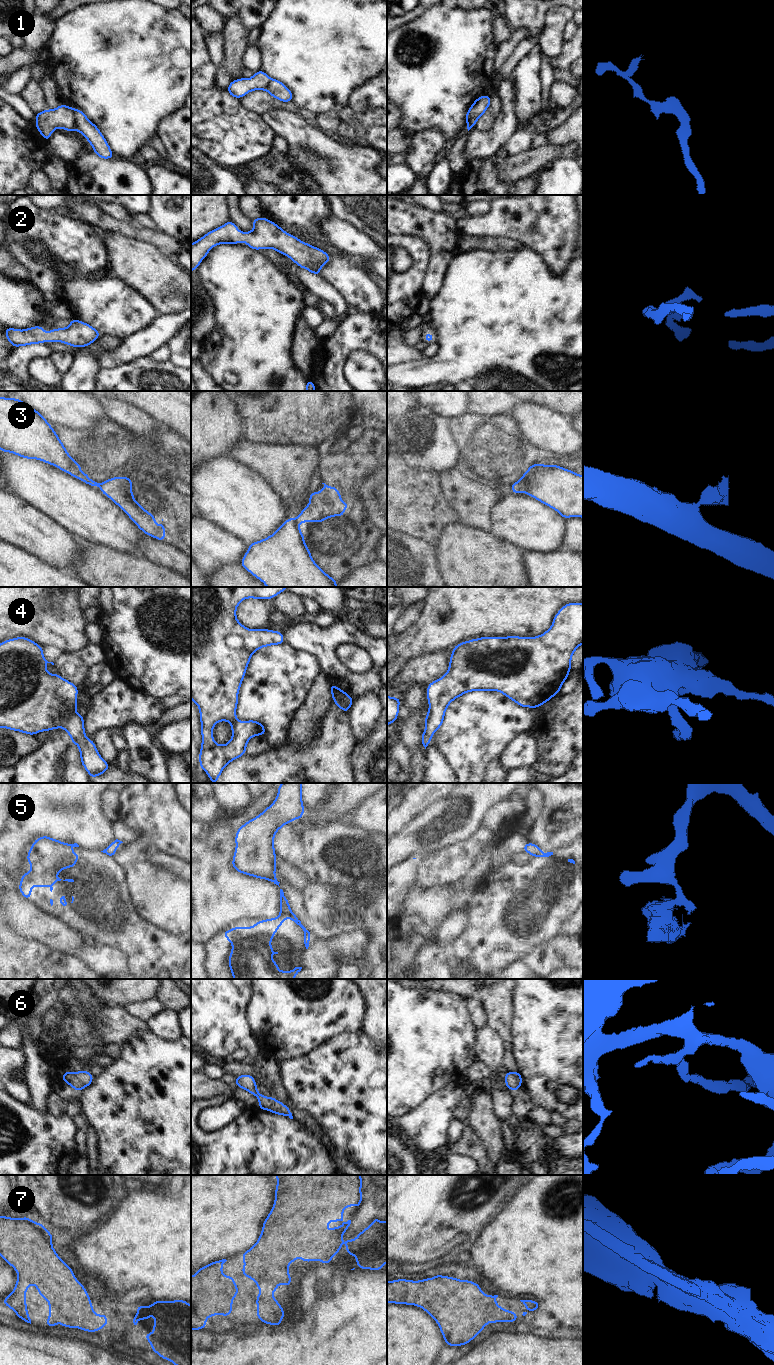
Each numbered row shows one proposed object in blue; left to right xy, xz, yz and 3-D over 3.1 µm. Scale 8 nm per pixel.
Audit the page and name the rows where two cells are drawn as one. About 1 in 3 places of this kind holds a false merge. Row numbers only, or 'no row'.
1, 3, 5

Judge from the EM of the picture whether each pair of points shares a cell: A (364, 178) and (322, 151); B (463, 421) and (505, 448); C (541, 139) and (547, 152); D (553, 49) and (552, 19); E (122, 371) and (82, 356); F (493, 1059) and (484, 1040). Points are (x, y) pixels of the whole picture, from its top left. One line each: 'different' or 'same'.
A: same
B: same
C: different
D: same
E: different
F: same

